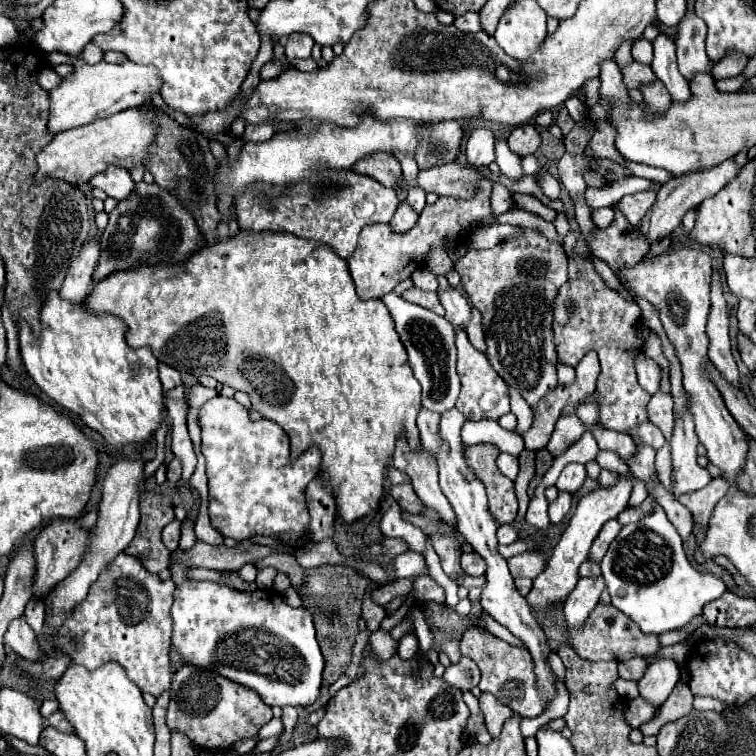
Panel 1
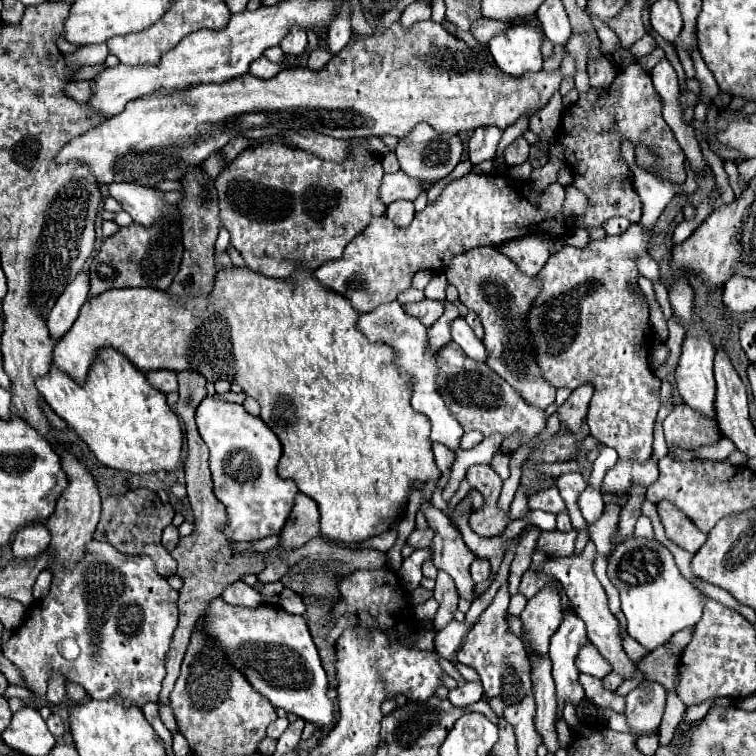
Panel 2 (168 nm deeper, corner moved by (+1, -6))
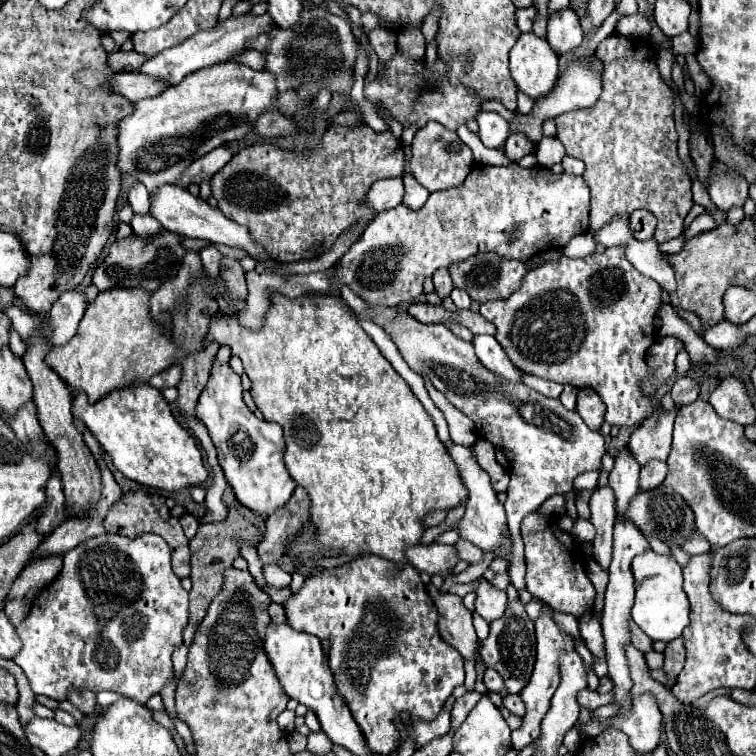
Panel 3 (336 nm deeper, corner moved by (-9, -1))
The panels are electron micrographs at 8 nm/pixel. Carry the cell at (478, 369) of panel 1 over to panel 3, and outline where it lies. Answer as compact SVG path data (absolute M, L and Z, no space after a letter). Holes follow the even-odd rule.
M370 308L370 312L374 322L392 336L402 358L414 372L428 374L434 388L476 424L482 438L492 442L496 448L508 448L514 452L514 462L510 466L512 480L504 508L512 536L512 564L508 574L516 590L522 590L526 586L524 542L520 538L522 518L536 512L550 496L570 492L578 474L600 468L600 458L604 456L602 434L590 430L578 412L566 410L560 400L546 398L524 384L502 384L504 380L498 374L492 374L480 364L474 346L454 336L444 324L422 324L396 308Z

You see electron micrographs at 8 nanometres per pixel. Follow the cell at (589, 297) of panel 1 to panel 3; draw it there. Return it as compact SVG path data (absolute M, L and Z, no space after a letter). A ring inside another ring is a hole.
M612 246L602 254L594 252L584 258L560 256L554 262L546 262L530 270L518 292L506 300L482 304L480 314L496 326L496 340L514 366L558 384L572 384L576 388L590 386L606 404L604 420L616 428L630 428L644 424L644 420L658 410L654 396L646 396L640 382L650 378L646 352L656 340L656 314L660 306L660 284L652 278L644 278L626 260L624 250L620 250L620 246Z

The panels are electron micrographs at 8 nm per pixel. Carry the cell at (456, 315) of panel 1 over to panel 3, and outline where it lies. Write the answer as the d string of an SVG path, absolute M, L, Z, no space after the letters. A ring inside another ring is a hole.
M478 334L472 338L472 346L476 350L478 360L492 370L494 374L506 378L508 382L520 382L518 370L516 366L512 366L512 362L508 362L508 356L504 354L502 346L496 342L494 336L486 336L486 334Z

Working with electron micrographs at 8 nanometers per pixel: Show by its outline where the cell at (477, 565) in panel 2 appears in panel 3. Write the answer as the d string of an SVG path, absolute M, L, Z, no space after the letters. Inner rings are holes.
M490 568L484 572L484 578L486 578L492 586L496 586L496 588L500 588L500 590L504 590L504 588L508 586L508 582L510 582L510 578L508 578L506 572L504 572L504 574L496 574L496 572L492 572Z

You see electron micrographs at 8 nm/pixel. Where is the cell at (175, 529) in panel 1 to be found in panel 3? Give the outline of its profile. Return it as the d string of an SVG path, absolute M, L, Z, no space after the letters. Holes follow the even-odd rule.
M184 514L184 516L180 516L180 524L182 524L184 534L186 534L188 540L190 540L190 538L196 534L196 530L198 530L198 520L196 520L192 514Z

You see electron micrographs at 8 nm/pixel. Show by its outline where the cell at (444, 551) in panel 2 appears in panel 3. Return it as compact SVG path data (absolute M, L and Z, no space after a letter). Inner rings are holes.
M478 578L474 592L476 592L476 612L486 622L492 622L504 614L508 602L504 590L496 590L494 586L488 586L484 578Z

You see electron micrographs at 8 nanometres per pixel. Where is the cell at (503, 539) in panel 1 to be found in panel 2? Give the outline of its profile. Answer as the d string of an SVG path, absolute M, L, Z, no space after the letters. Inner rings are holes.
M502 585L498 589L494 601L486 607L486 611L480 615L478 623L466 635L462 649L456 653L456 661L476 669L476 673L482 679L484 693L488 697L500 697L506 705L514 705L530 691L532 681L530 681L530 659L524 649L524 643L508 627L508 617L506 617L508 601L510 601L508 585Z

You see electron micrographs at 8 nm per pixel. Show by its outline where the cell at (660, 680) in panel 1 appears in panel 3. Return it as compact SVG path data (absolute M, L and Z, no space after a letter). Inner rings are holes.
M640 694L632 698L632 708L626 716L614 716L604 722L588 720L586 724L580 724L580 730L584 736L588 734L594 738L602 734L606 728L616 728L628 736L630 746L636 752L646 754L658 746L662 734L662 722L664 716L658 708L656 698L652 694Z

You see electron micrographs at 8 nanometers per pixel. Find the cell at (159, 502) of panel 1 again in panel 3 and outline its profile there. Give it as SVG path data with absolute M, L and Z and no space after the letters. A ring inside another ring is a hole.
M136 490L136 492L122 494L122 498L108 510L108 516L104 518L104 528L106 528L106 532L128 536L128 538L136 538L136 536L148 534L148 532L162 536L172 550L172 570L180 578L190 576L188 538L184 536L178 518L170 514L170 508L166 506L166 498L162 494L152 494L152 492L146 492L146 490Z

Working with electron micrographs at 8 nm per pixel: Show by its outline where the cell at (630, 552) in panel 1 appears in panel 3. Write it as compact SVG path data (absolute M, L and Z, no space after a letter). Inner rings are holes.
M646 550L632 560L632 574L636 580L636 602L632 606L634 622L652 640L670 642L678 638L682 630L690 624L690 602L682 588L684 578L680 564L672 556L660 556L654 550Z

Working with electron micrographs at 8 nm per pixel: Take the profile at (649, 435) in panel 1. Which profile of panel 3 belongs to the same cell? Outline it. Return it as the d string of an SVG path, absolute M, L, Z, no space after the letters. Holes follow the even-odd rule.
M682 376L682 378L678 378L678 380L674 382L674 386L672 386L672 390L670 390L670 396L672 396L674 404L676 404L678 408L682 408L682 406L698 400L698 390L700 390L700 386L698 386L698 382L696 382L694 378Z

